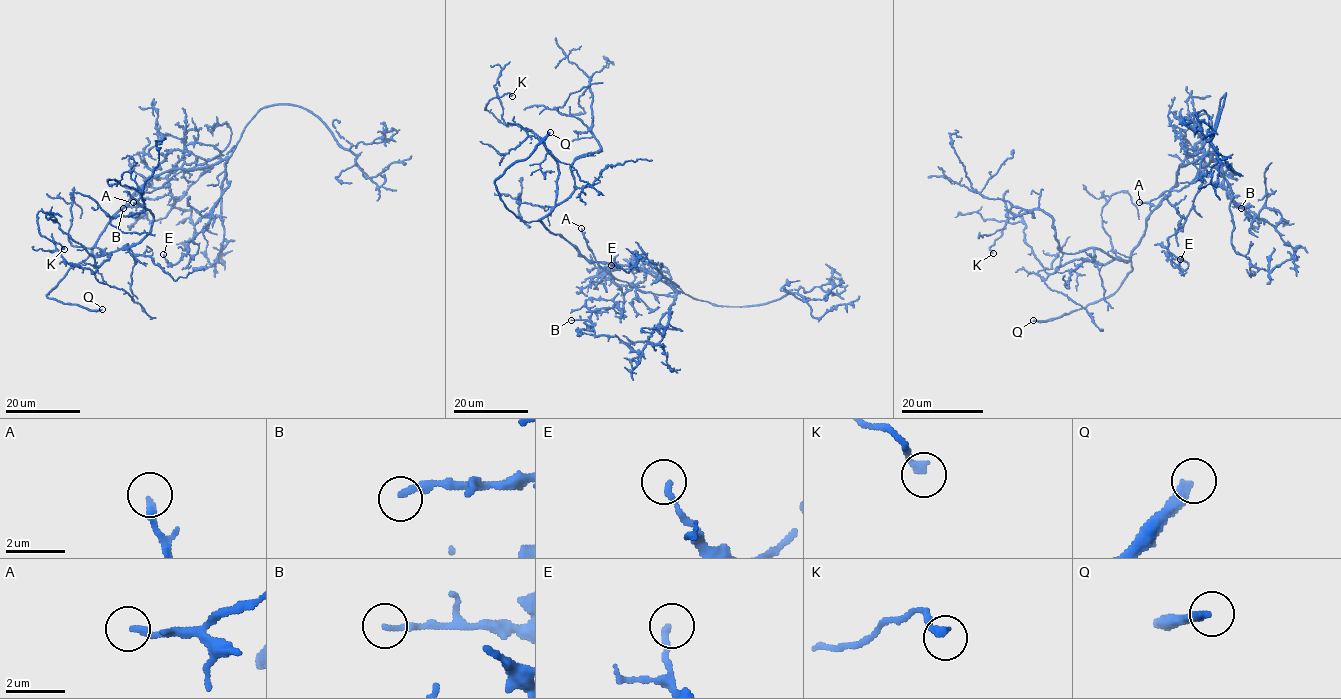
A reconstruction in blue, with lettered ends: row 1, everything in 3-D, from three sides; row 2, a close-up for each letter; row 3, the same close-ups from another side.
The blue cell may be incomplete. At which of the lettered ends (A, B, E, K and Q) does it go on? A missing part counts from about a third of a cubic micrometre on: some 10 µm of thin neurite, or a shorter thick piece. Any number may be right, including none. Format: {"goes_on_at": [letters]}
{"goes_on_at": ["Q"]}

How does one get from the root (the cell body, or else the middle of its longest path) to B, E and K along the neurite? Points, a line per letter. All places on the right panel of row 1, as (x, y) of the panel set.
B: (1176, 184), (1180, 165), (1214, 152), (1239, 207), (1274, 225), (1281, 217), (1264, 207), (1258, 221), (1241, 208)
E: (1176, 184), (1179, 166), (1205, 154), (1200, 190), (1169, 238), (1168, 250), (1188, 265), (1185, 270), (1180, 259)
K: (1176, 184), (1128, 260), (1072, 259), (1047, 273), (1026, 242), (1023, 217), (1010, 211), (993, 253)

